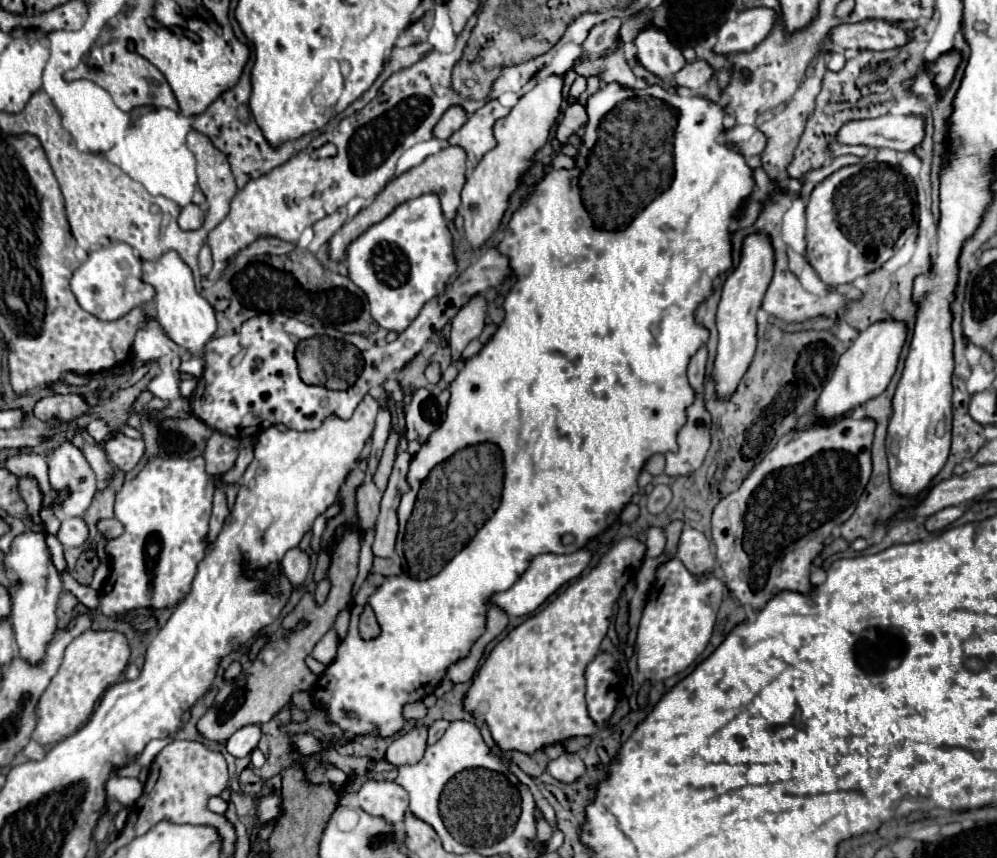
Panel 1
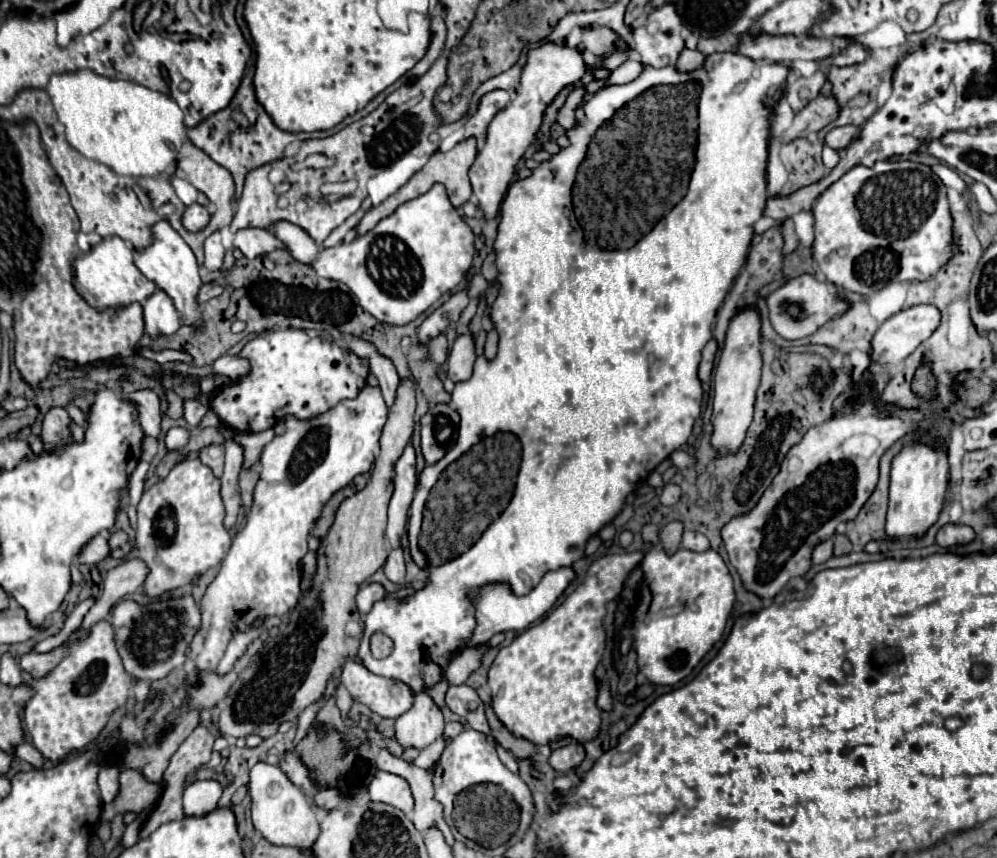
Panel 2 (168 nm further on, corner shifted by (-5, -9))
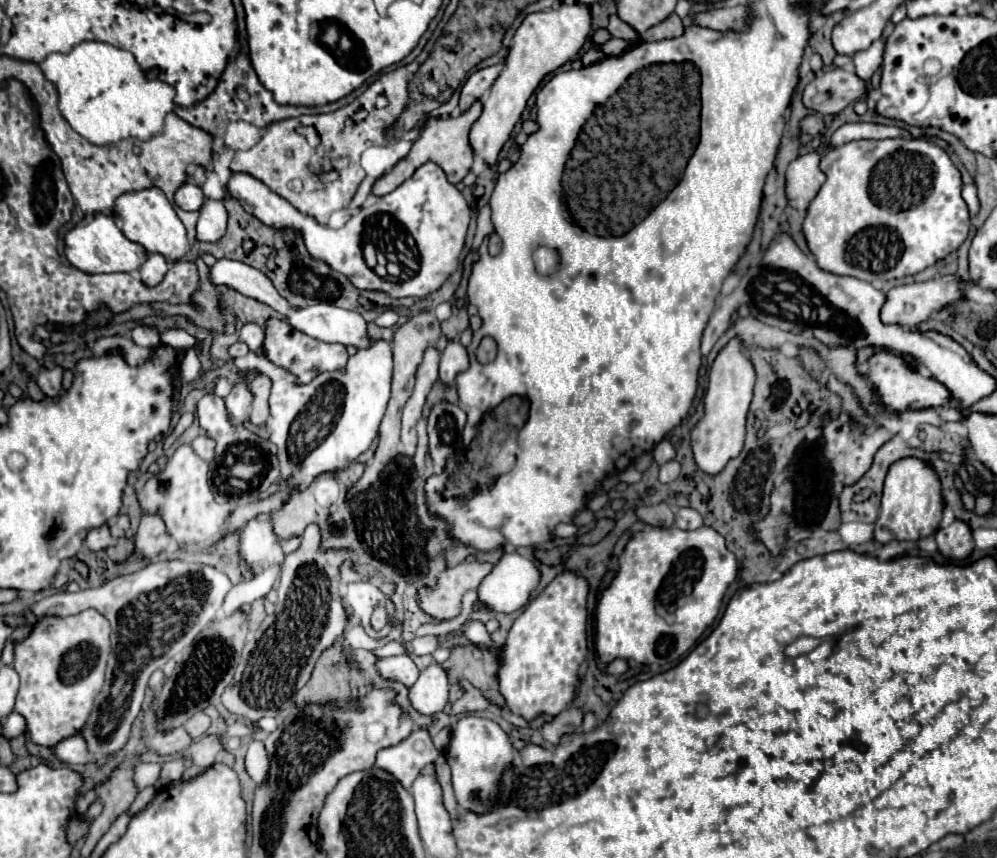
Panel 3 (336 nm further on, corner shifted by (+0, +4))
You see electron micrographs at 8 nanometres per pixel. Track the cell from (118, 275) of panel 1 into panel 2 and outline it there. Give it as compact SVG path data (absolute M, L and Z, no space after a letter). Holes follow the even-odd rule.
M121 237L103 239L89 253L77 257L73 267L75 267L75 283L73 285L75 285L77 293L91 307L97 307L97 309L123 307L123 305L129 305L135 301L141 303L157 289L157 285L153 281L145 279L145 275L141 275L141 271L135 267L133 249Z

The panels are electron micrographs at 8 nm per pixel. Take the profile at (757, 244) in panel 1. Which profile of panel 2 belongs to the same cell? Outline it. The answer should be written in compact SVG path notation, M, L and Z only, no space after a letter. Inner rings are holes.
M745 309L731 319L727 329L725 347L715 371L715 399L713 399L713 415L711 415L711 425L713 425L711 445L717 451L717 455L729 455L733 451L739 451L741 443L745 441L749 423L753 421L755 393L761 377L759 327L761 327L759 313L755 309Z

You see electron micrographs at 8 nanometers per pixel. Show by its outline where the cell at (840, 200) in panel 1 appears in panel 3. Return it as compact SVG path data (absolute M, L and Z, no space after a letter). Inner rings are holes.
M854 140L830 150L820 160L826 182L808 206L804 220L804 236L818 266L838 276L854 276L864 282L906 278L922 272L936 260L954 252L968 236L970 214L960 196L960 172L948 154L924 140Z

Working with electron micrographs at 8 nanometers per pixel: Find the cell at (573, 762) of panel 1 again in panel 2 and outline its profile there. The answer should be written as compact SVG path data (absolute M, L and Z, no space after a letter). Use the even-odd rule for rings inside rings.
M571 741L569 745L555 749L549 757L549 763L553 769L567 773L569 769L577 767L583 759L585 759L585 747L579 741Z

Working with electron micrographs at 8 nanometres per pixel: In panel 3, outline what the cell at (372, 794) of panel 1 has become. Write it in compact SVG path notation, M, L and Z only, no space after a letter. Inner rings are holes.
M422 728L412 732L404 742L400 742L400 746L380 750L374 766L392 774L406 790L410 790L420 770L436 762L436 758L438 750L434 748L428 732Z

